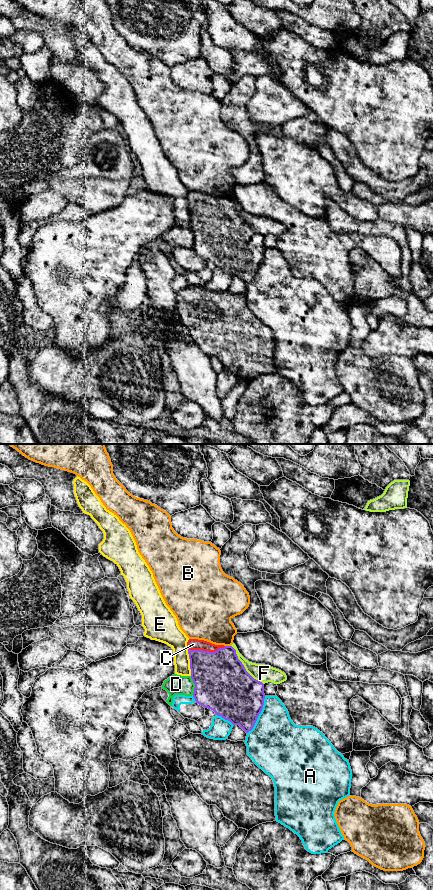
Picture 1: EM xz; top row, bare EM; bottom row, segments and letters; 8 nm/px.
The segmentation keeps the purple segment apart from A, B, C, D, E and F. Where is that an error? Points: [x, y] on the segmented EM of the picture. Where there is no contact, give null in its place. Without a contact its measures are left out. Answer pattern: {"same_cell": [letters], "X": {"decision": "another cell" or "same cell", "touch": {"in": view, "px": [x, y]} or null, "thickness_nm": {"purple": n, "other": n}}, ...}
{"same_cell": ["C"], "A": {"decision": "another cell", "touch": {"in": "xz", "px": [258, 715]}, "thickness_nm": {"purple": 400, "other": 420}}, "B": {"decision": "another cell", "touch": {"in": "xz", "px": [228, 646]}, "thickness_nm": {"purple": 400, "other": 320}}, "C": {"decision": "same cell", "touch": {"in": "xz", "px": [206, 651]}, "thickness_nm": {"purple": 420, "other": 100}}, "D": {"decision": "another cell", "touch": {"in": "xz", "px": [195, 685]}, "thickness_nm": {"purple": 440, "other": 160}}, "E": {"decision": "another cell", "touch": {"in": "xz", "px": [190, 663]}, "thickness_nm": {"purple": 400, "other": 160}}, "F": {"decision": "another cell", "touch": {"in": "xz", "px": [243, 666]}, "thickness_nm": {"purple": 440, "other": 140}}}

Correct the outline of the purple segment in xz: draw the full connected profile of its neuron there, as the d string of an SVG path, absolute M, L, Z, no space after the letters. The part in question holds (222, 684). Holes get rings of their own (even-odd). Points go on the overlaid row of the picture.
M189 639L187 648L196 703L251 731L263 709L264 684L246 671L232 646Z

